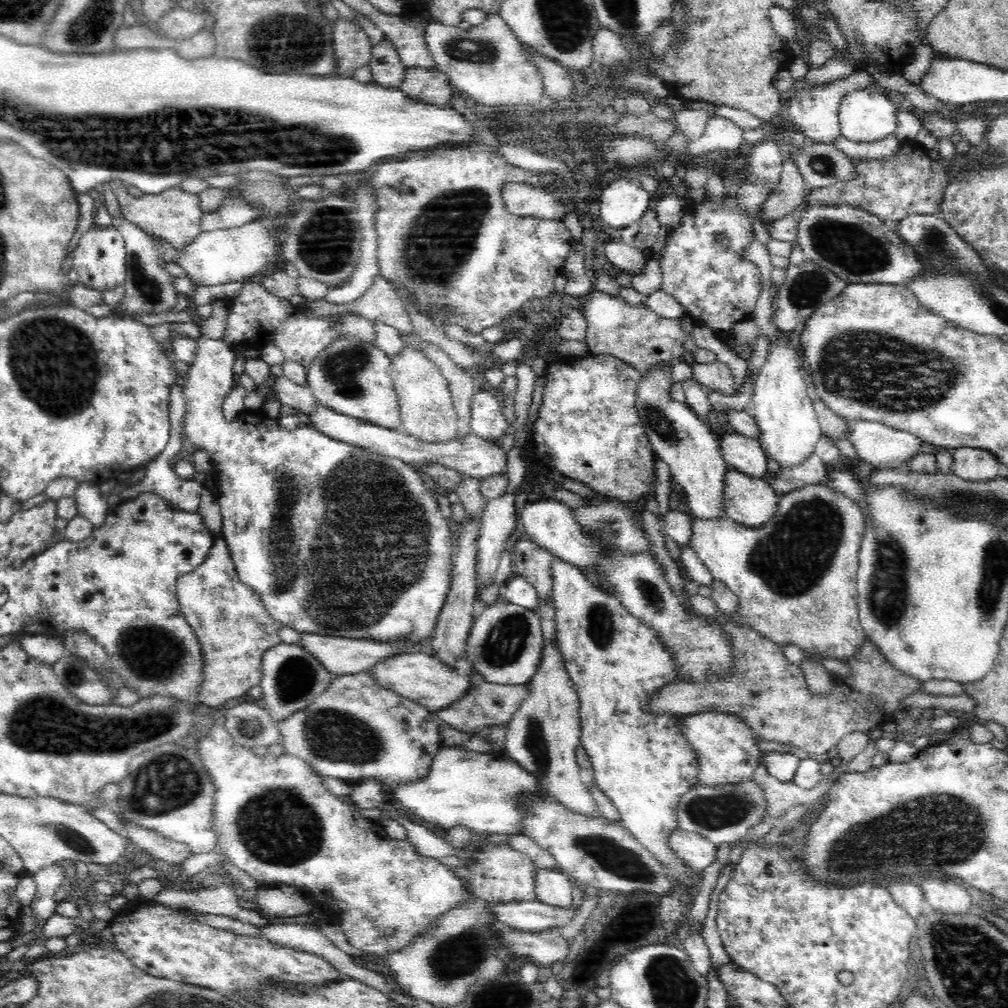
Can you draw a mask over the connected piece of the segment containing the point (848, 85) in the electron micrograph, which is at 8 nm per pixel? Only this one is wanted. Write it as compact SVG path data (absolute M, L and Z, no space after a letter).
M856 68L847 77L821 87L802 88L799 92L793 92L787 102L790 120L799 126L799 131L805 134L808 141L833 144L833 141L838 140L841 135L838 115L842 97L850 92L866 89L877 90L878 88L872 75L864 68Z

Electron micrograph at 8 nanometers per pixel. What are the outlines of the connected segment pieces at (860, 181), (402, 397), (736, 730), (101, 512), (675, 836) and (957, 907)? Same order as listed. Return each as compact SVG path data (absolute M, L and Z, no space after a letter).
M915 141L900 143L900 150L888 158L857 159L853 158L855 179L837 182L822 188L806 191L806 207L814 203L822 205L839 205L844 203L866 210L882 219L890 228L907 216L913 214L937 215L949 176L946 167L939 160L933 160Z
M404 343L403 347L391 363L391 377L402 420L400 430L426 443L449 442L457 438L459 418L446 377L440 373L440 367L413 344Z
M715 710L683 716L682 722L680 722L680 731L682 731L684 738L688 739L694 753L698 755L699 774L697 786L728 786L728 784L742 784L742 782L754 781L754 772L762 764L762 752L756 745L757 735L749 729L747 724L740 724L736 716L737 714L729 714L729 712L716 714Z
M90 481L79 482L74 496L79 514L90 520L94 529L102 526L108 514L108 503L106 495L100 493L98 484Z
M680 828L672 832L669 844L679 859L699 872L709 867L718 856L718 845L703 838L700 834Z
M926 875L926 879L922 881L919 887L922 889L926 904L930 906L933 911L944 912L945 914L968 914L972 907L972 899L968 891L953 881L948 881L941 878L939 875Z

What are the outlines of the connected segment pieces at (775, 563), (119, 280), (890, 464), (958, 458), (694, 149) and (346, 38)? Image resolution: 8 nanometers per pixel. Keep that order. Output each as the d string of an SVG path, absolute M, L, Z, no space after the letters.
M811 484L802 488L797 488L792 492L787 492L780 496L778 501L778 510L774 513L774 516L768 520L767 523L764 523L761 527L748 527L746 525L741 525L735 523L733 520L730 519L699 519L696 517L692 518L692 533L690 538L689 546L691 546L696 554L700 557L700 560L704 562L704 564L709 568L710 573L714 580L718 580L724 583L736 596L739 598L739 613L743 617L744 622L747 623L747 626L750 627L752 630L759 632L760 634L764 635L766 638L769 638L771 641L778 643L779 645L787 645L787 644L795 644L802 650L804 650L809 658L812 658L816 661L820 661L823 658L837 658L843 662L846 660L851 659L853 654L861 647L861 644L864 641L868 641L866 636L865 630L859 621L859 608L857 603L857 574L858 574L858 565L859 565L859 550L861 545L861 540L865 531L865 517L860 511L860 507L858 507L858 503L854 501L854 499L850 499L848 496L844 495L843 493L836 492L835 489L832 487L828 487L828 485L823 484Z
M94 224L89 231L80 238L73 253L73 269L79 274L76 284L94 289L100 293L124 285L126 278L126 247L124 237L114 225L97 226Z
M846 418L844 420L849 424L849 432L844 439L854 445L860 459L872 466L876 466L876 468L903 469L906 461L918 454L918 450L920 450L923 443L922 440L908 432L895 430L881 423Z
M960 447L954 450L952 472L970 482L988 482L998 476L1000 461L989 450Z
M711 113L703 135L699 139L687 139L686 154L702 155L710 150L734 152L745 141L744 130L729 118Z
M339 16L333 23L333 41L334 57L336 57L336 70L332 72L334 76L351 76L353 70L369 64L373 45L356 20L346 21Z

